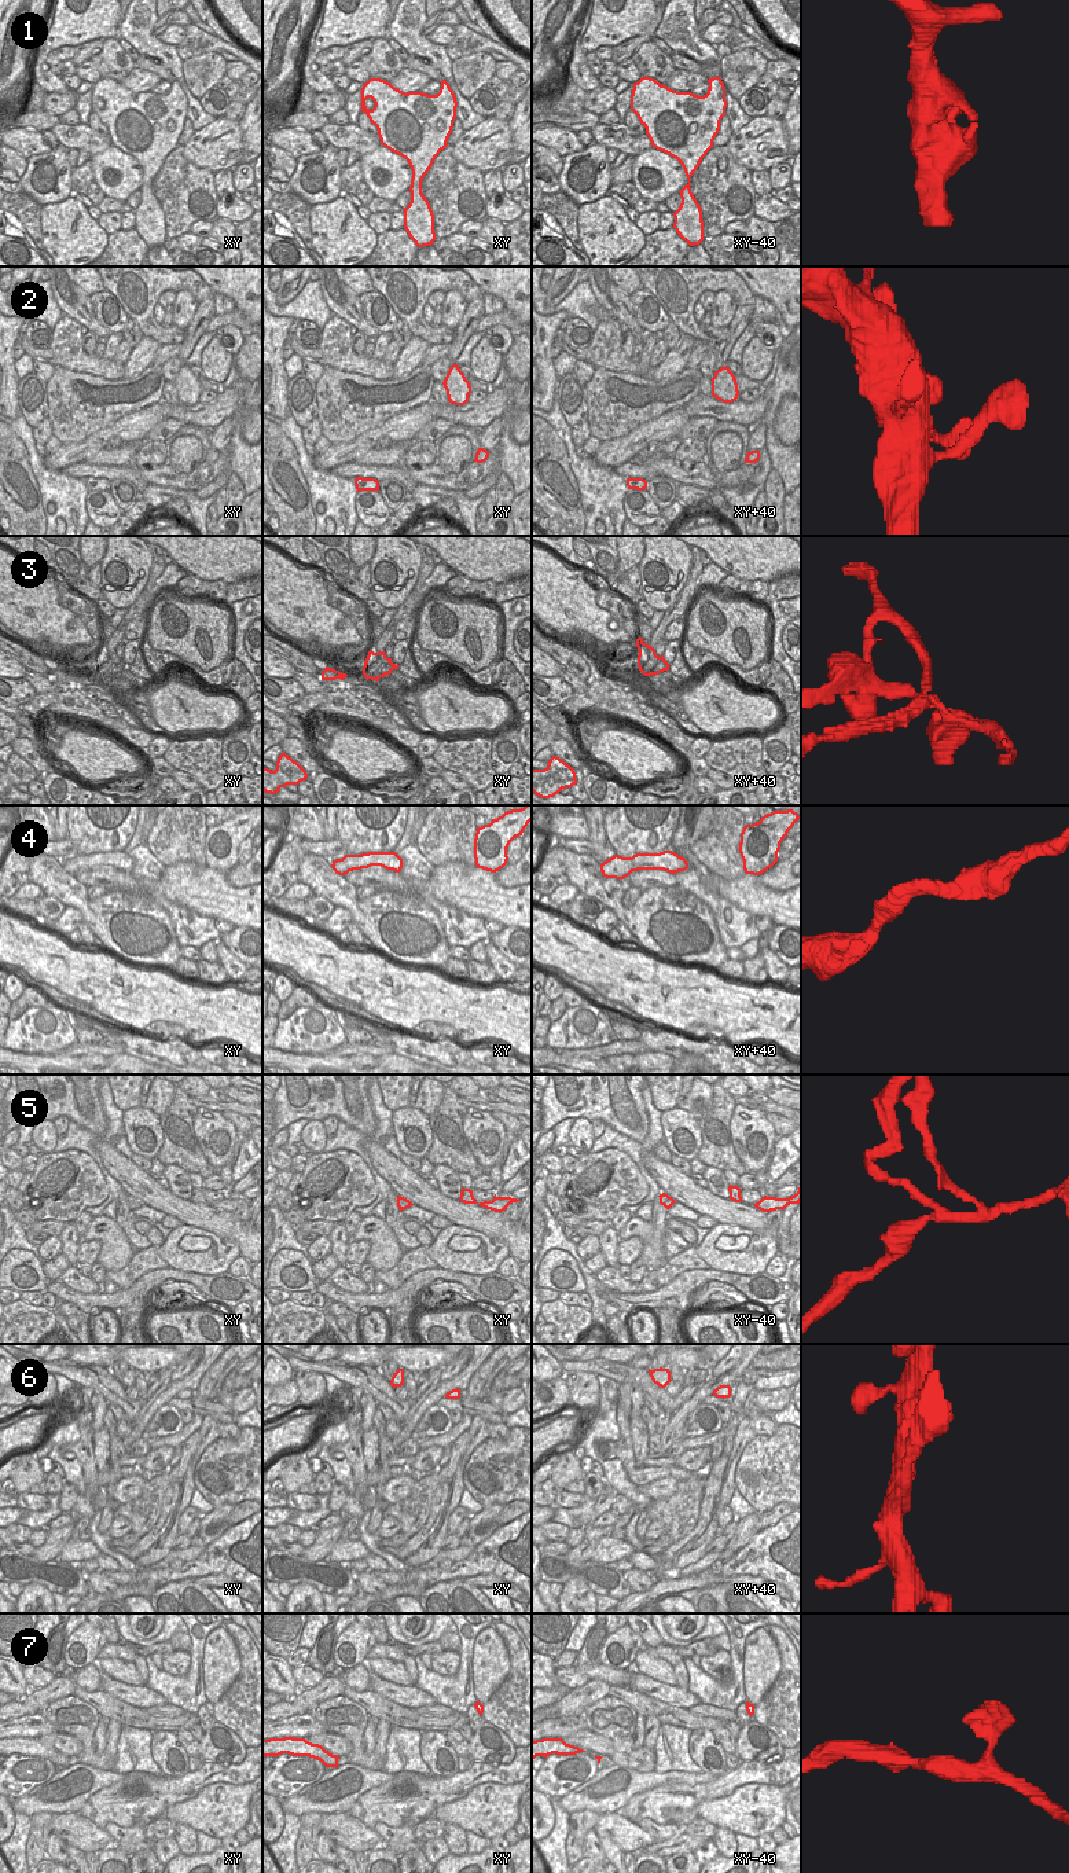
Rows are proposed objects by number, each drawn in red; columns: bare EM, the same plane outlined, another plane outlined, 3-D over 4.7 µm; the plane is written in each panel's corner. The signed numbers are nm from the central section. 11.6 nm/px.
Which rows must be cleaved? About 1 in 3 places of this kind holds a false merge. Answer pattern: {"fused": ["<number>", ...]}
{"fused": ["3", "5"]}

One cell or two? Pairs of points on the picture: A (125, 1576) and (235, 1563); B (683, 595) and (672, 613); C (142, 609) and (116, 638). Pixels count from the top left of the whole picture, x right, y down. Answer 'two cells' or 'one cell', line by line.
A: one cell
B: one cell
C: one cell

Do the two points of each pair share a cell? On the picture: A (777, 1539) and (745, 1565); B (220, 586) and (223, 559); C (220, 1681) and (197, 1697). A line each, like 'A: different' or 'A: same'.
A: same
B: different
C: different

